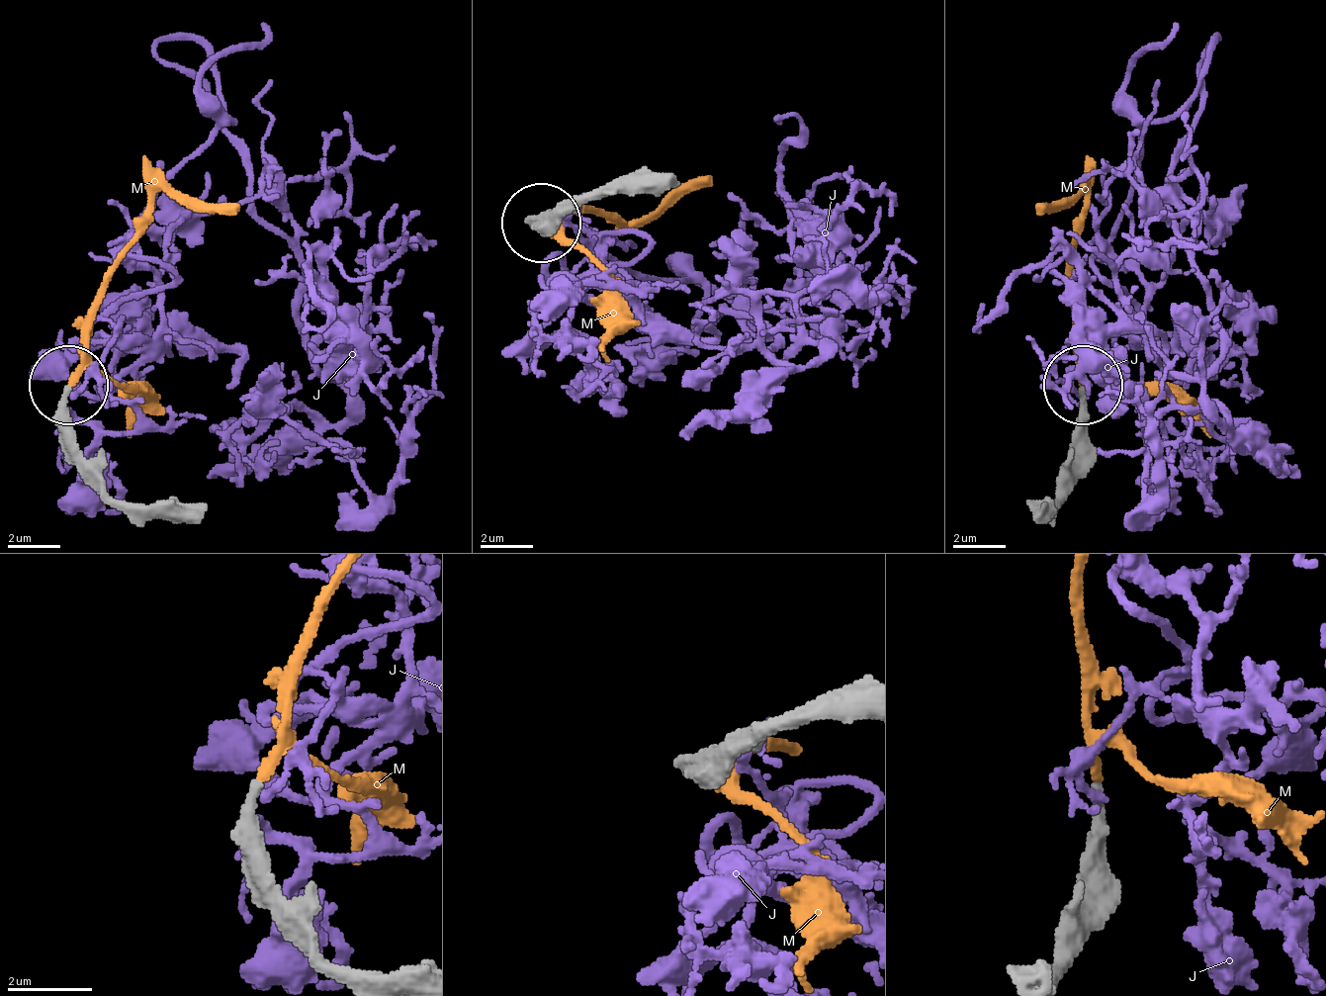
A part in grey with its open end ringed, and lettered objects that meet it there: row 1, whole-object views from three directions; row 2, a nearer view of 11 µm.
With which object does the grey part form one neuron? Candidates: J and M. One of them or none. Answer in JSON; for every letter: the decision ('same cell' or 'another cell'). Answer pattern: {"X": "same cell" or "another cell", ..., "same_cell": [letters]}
{"J": "another cell", "M": "same cell", "same_cell": ["M"]}

